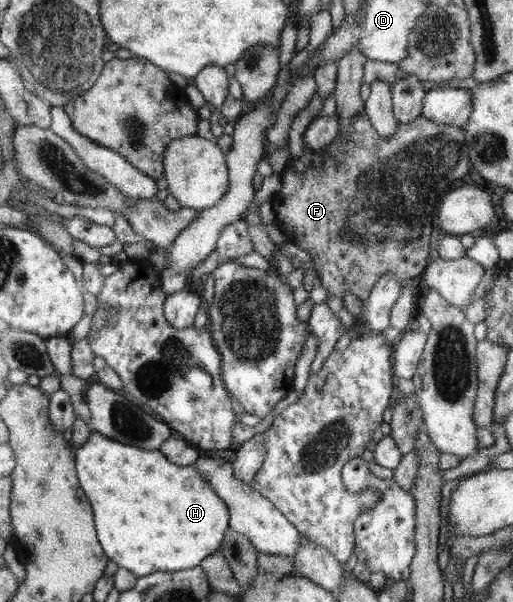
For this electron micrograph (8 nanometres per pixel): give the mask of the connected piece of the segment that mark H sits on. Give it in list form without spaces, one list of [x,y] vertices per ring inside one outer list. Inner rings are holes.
[[[93,432],[91,436],[74,452],[76,475],[79,479],[80,487],[90,500],[90,505],[94,514],[94,527],[97,533],[97,540],[102,546],[103,552],[108,560],[112,560],[121,568],[127,569],[136,577],[147,576],[159,571],[180,571],[200,566],[201,561],[209,556],[209,553],[219,550],[223,535],[229,526],[229,509],[226,504],[217,496],[217,493],[210,487],[208,480],[200,474],[194,467],[177,466],[171,464],[160,450],[145,450],[135,448],[133,445],[121,444],[112,438],[103,436],[101,433]]]

